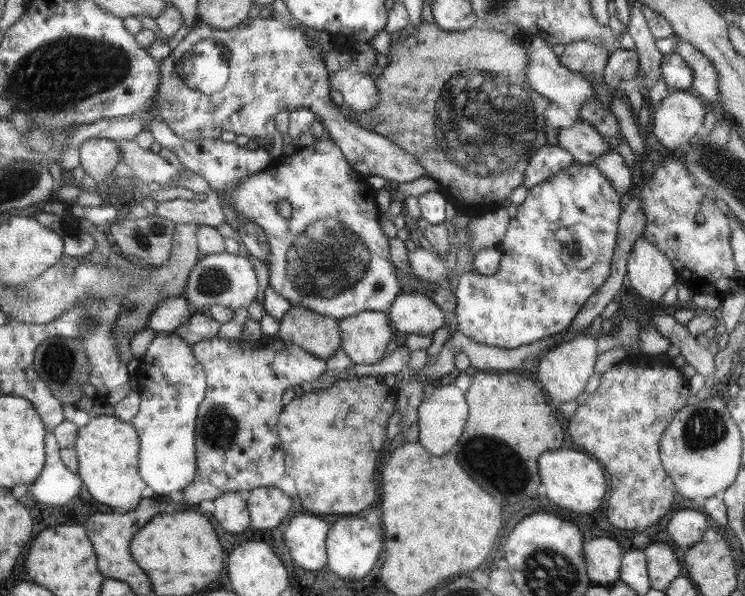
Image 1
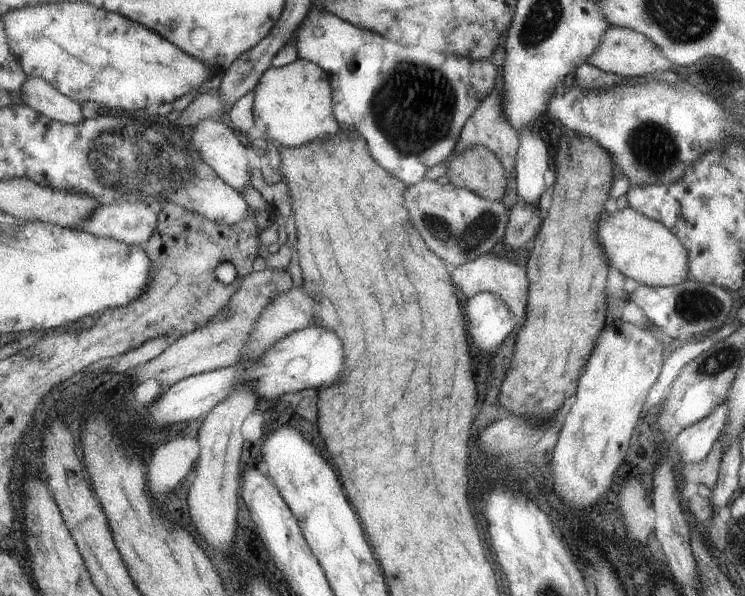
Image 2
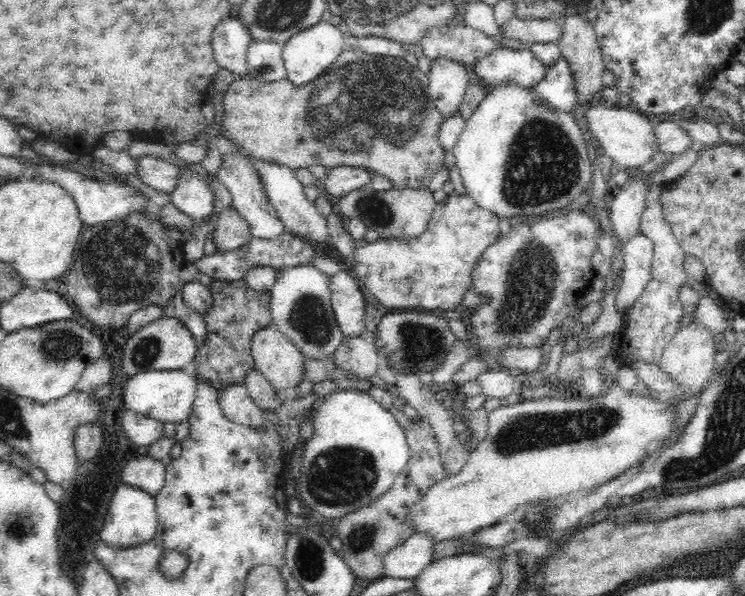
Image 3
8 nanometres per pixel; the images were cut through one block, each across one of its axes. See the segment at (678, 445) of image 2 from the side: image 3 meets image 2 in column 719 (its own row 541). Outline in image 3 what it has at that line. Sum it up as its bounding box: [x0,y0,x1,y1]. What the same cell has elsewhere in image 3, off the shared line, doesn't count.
[381,534,436,579]

